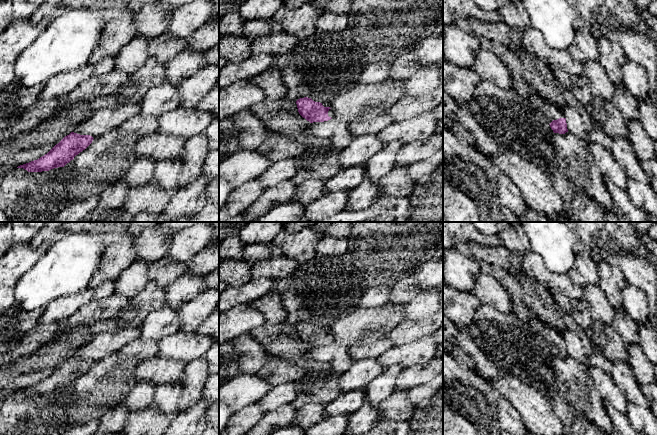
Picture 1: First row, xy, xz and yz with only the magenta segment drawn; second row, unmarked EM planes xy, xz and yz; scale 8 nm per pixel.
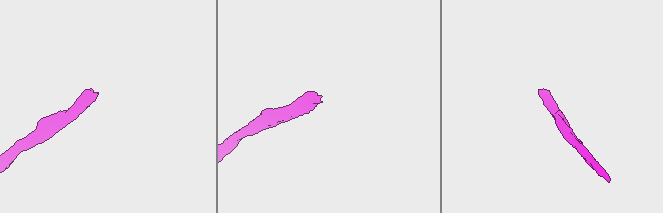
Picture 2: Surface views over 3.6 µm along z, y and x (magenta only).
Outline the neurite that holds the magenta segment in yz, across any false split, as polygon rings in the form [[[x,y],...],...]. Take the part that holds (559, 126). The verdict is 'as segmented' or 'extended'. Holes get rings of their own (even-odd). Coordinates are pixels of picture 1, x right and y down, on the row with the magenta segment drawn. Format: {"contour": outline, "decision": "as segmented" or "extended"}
{"contour": [[[531,95],[533,106],[543,115],[554,133],[565,134],[568,132],[566,118],[562,109],[554,104],[548,103],[539,96]]], "decision": "extended"}

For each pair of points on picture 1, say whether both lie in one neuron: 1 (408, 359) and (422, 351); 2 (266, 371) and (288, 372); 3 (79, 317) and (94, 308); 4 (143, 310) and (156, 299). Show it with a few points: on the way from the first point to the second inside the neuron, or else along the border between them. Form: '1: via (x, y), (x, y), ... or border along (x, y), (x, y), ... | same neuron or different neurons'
1: via (411, 356), (419, 352) | same neuron
2: via (271, 371), (283, 372) | same neuron
3: via (83, 317), (90, 312) | same neuron
4: via (146, 307), (153, 300) | same neuron

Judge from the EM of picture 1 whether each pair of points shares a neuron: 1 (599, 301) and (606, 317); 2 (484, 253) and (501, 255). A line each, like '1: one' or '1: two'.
1: one
2: one

